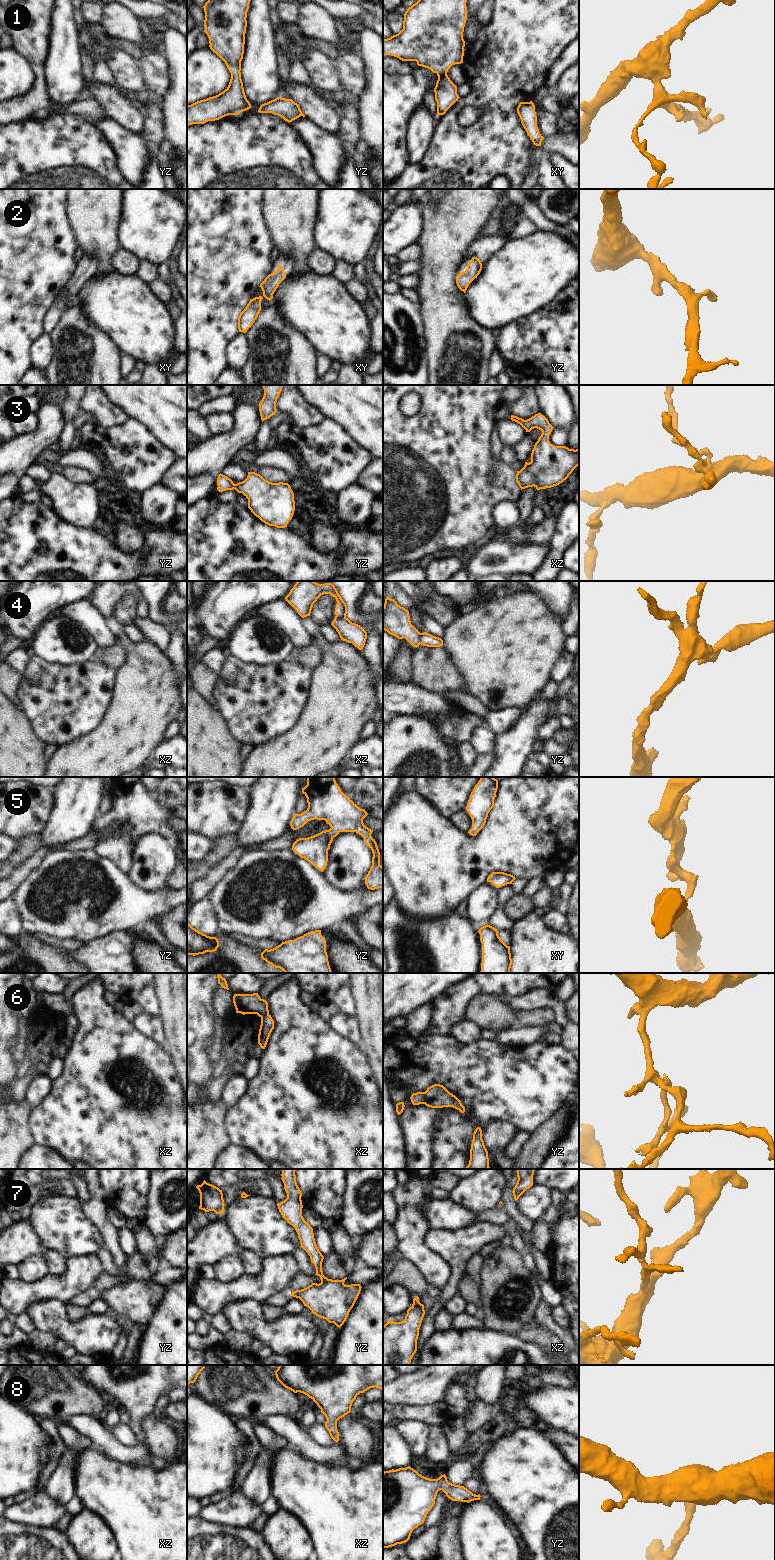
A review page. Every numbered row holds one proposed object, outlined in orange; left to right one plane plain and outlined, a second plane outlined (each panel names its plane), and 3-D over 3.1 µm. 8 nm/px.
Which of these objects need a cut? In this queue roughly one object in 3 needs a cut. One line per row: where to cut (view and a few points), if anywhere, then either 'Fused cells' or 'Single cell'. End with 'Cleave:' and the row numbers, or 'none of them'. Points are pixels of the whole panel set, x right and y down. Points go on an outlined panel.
1: No split. Single cell
2: No split. Single cell
3: No split. Single cell
4: Split along yz (421, 633), (420, 643). Fused cells
5: No split. Single cell
6: Split along yz (423, 1092), (424, 1103). Fused cells
7: No split. Single cell
8: No split. Single cell
Cleave: 4, 6

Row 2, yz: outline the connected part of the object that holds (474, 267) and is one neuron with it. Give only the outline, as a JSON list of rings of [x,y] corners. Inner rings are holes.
[[[472,257],[467,265],[467,269],[456,276],[456,283],[458,288],[466,292],[469,284],[477,278],[482,270],[482,263],[477,257]]]

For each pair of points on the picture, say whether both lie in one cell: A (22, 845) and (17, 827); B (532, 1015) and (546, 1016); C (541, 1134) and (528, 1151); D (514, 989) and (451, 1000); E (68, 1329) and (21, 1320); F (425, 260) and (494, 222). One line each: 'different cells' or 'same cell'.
A: different cells
B: same cell
C: same cell
D: same cell
E: different cells
F: different cells

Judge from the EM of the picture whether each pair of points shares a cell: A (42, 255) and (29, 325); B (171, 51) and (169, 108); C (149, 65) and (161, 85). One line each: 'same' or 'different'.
A: same
B: same
C: same

